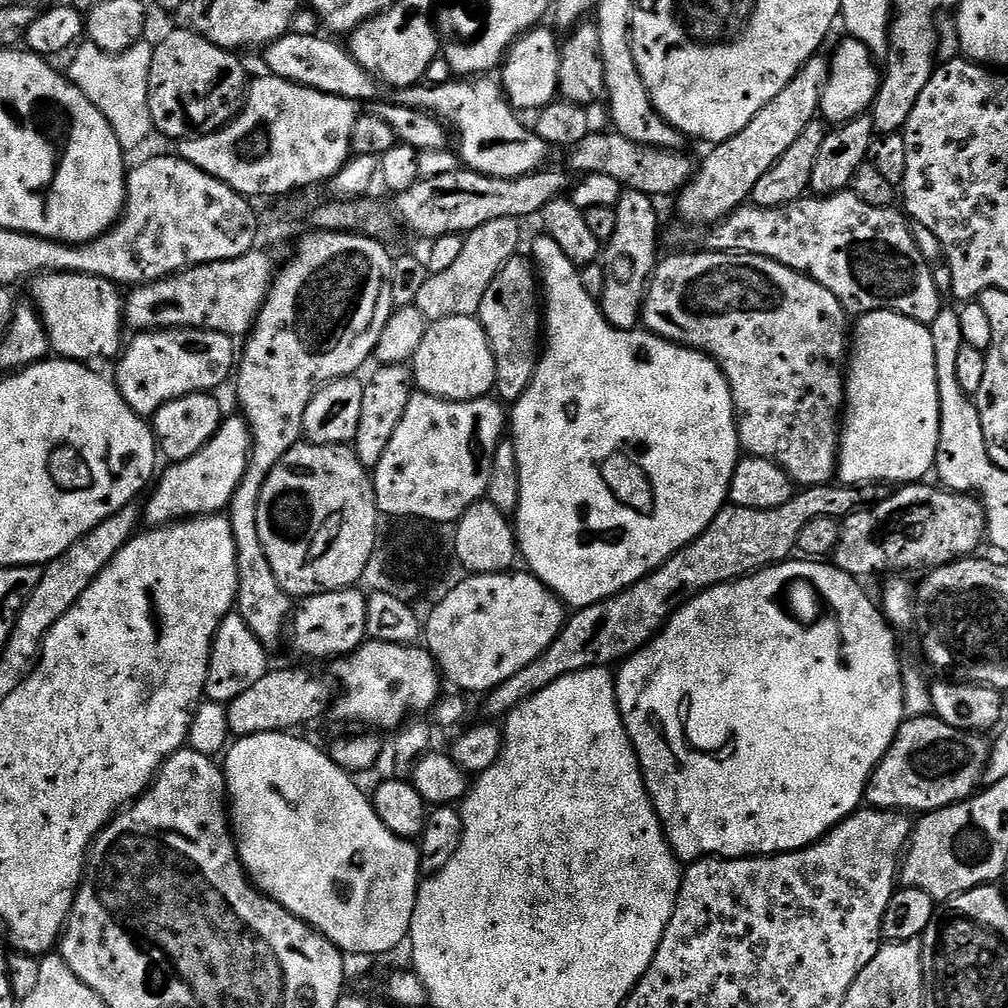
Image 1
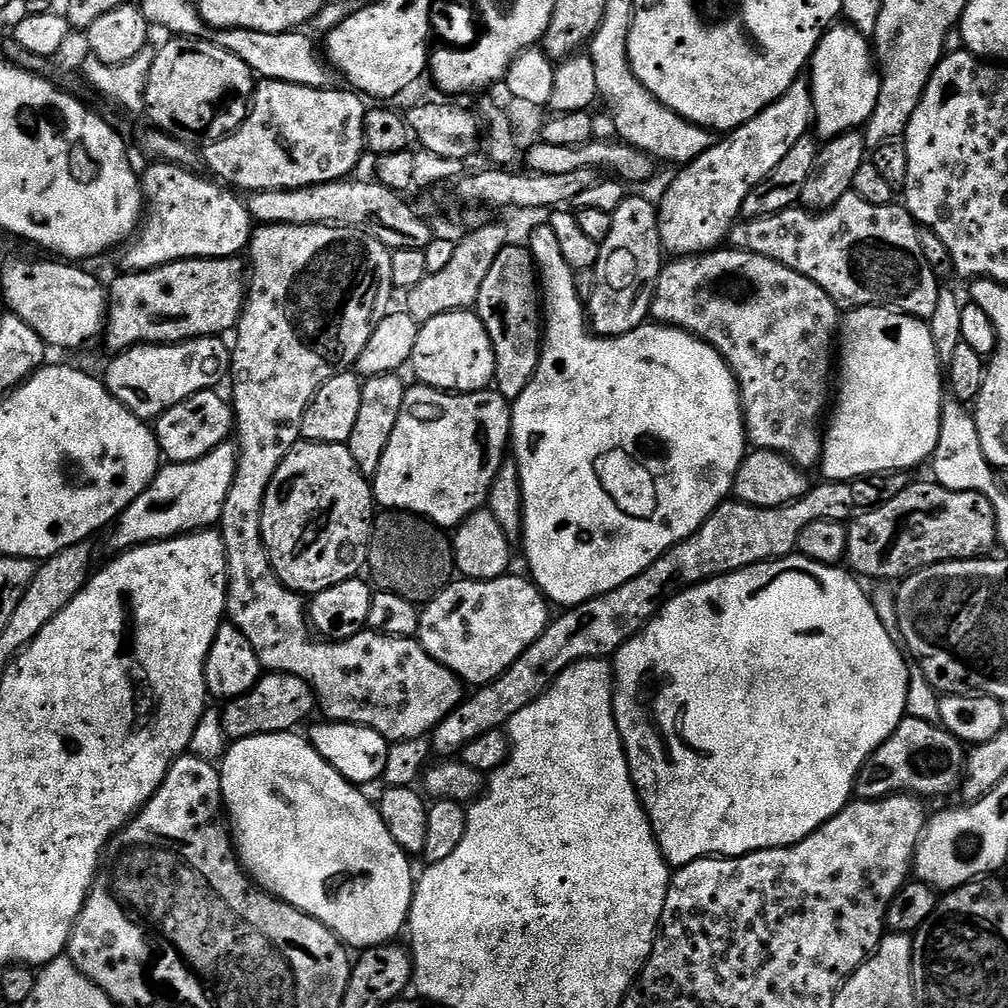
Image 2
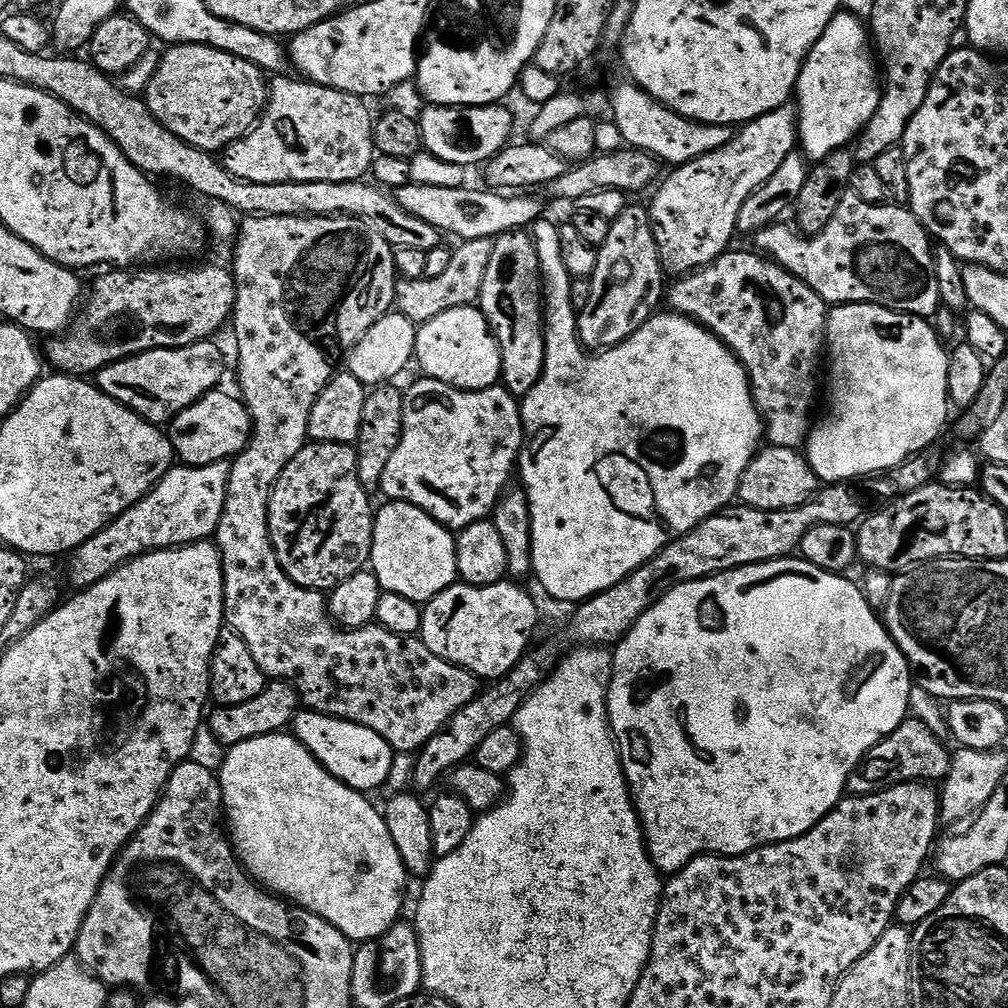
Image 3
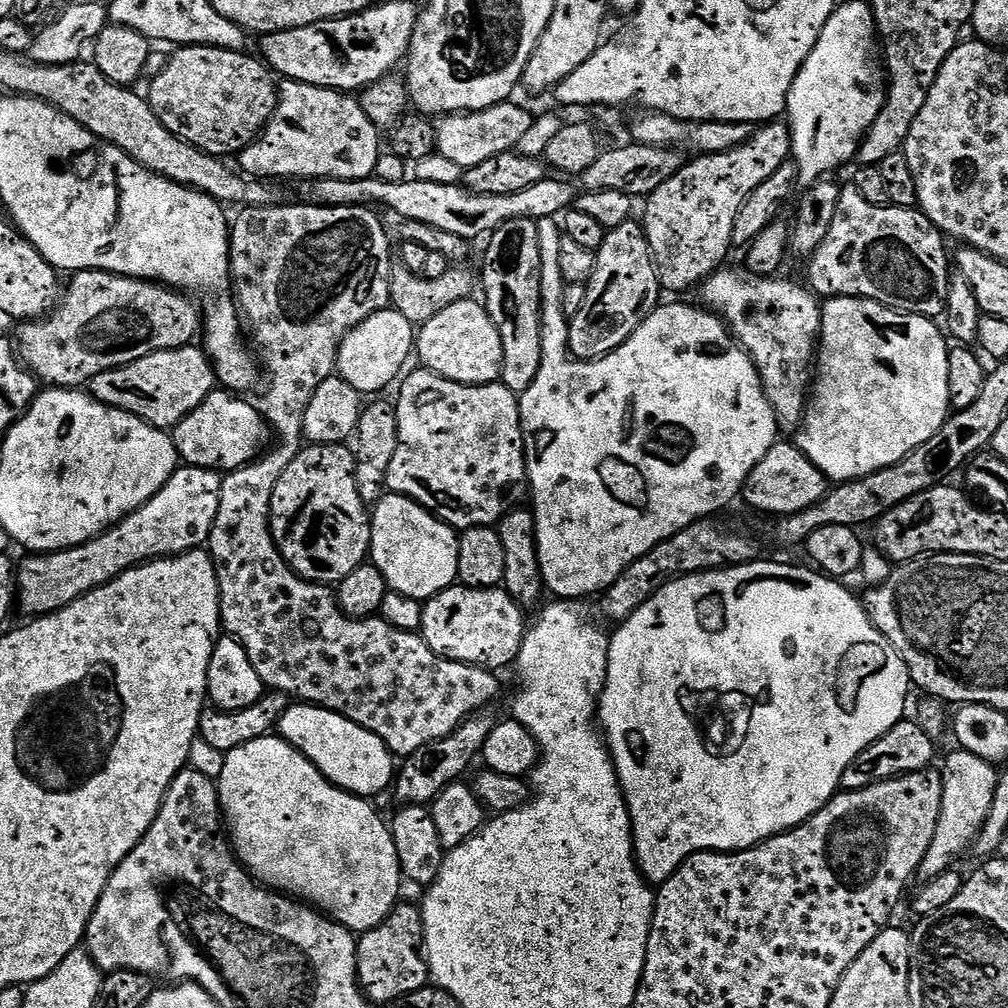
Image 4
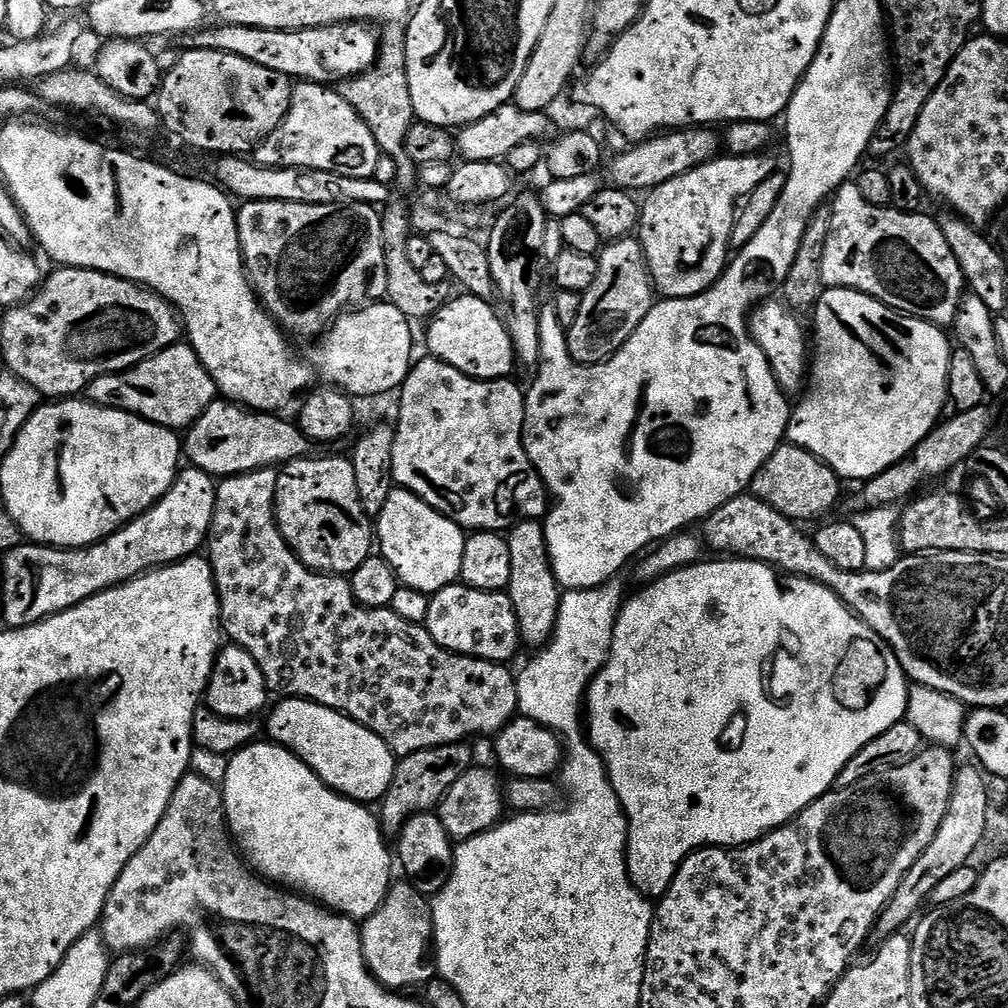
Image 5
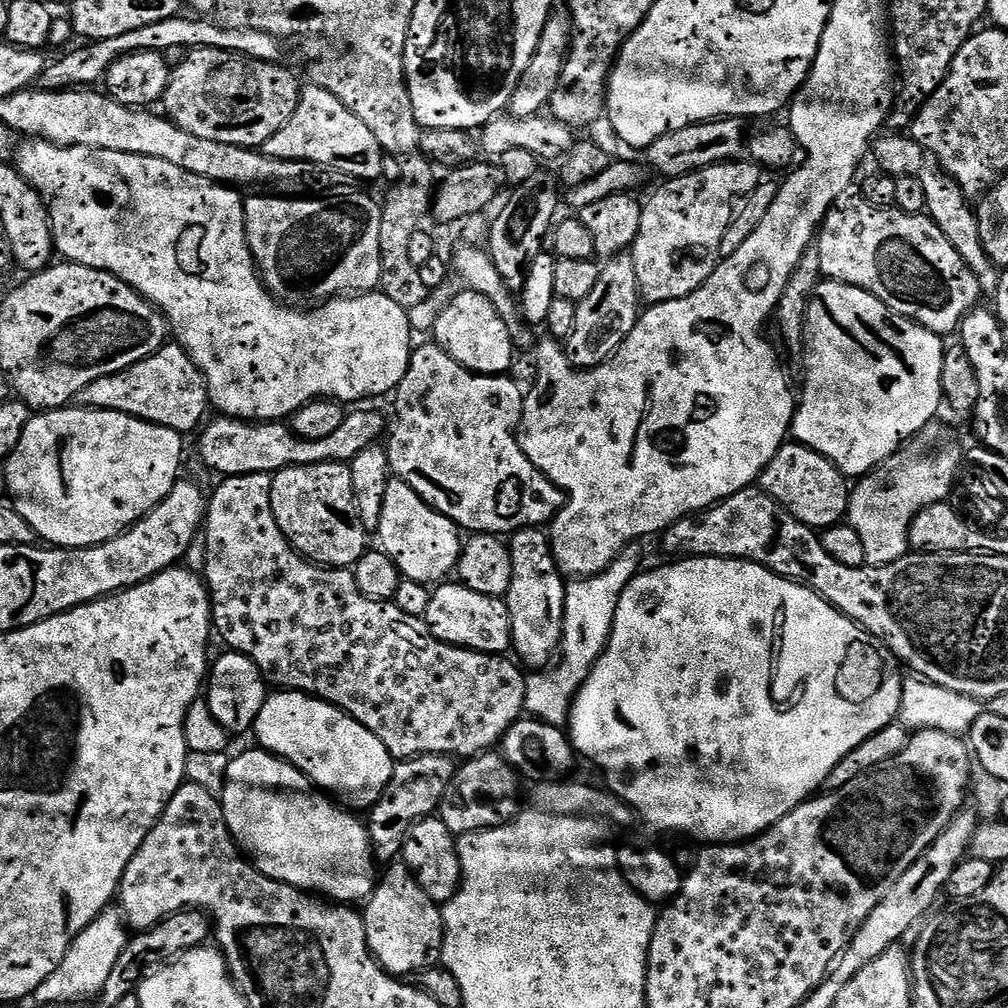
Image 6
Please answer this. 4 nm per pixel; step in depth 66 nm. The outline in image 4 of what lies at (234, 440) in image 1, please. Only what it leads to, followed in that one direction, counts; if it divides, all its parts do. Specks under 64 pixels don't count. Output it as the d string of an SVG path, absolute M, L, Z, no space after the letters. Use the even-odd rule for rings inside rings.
M187 466L177 467L176 473L166 482L166 486L162 486L162 490L158 490L158 494L154 494L154 498L150 498L150 502L146 502L137 512L131 512L125 520L120 521L114 528L108 529L100 536L95 536L93 540L87 540L84 544L79 544L76 548L67 548L64 552L49 552L47 554L32 554L18 564L18 571L16 572L16 582L18 585L18 608L25 612L25 617L39 618L47 616L50 612L56 612L59 608L65 608L67 604L72 604L79 596L85 596L88 592L93 592L95 588L101 588L103 584L108 584L115 576L120 576L126 570L137 568L139 564L146 564L150 560L158 560L161 558L171 558L180 556L184 552L191 552L193 550L200 550L207 545L208 535L214 526L214 518L218 518L218 502L220 501L220 481L222 479L221 473L212 472L209 468L190 468Z

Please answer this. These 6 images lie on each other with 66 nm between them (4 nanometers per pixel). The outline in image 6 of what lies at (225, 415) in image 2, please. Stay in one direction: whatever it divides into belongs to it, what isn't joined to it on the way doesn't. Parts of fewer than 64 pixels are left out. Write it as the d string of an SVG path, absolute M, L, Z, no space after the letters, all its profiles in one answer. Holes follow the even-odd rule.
M349 411L338 430L331 432L327 438L317 440L296 435L284 422L253 422L223 414L215 418L217 420L209 419L199 433L200 460L210 471L217 472L220 478L275 474L307 464L348 464L358 453L366 450L366 446L377 443L386 432L384 416L380 412Z

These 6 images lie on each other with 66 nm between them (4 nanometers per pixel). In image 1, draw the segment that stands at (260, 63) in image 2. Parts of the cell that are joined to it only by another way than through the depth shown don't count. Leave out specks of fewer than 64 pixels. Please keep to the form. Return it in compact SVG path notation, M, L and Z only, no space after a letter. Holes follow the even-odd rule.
M289 34L272 41L263 49L264 64L269 73L283 80L313 88L325 94L334 94L347 100L372 102L377 99L377 81L358 62L353 59L347 47L335 44L332 40L323 40L320 36L295 36Z

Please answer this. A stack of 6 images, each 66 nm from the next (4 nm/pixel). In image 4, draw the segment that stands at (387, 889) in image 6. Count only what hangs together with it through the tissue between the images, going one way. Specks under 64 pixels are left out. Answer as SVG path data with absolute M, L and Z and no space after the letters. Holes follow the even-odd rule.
M397 903L391 914L374 930L363 933L356 941L356 979L360 981L360 990L372 1001L373 1005L392 1004L395 1000L403 1001L414 990L429 983L428 961L424 959L424 923L419 907L414 903Z

